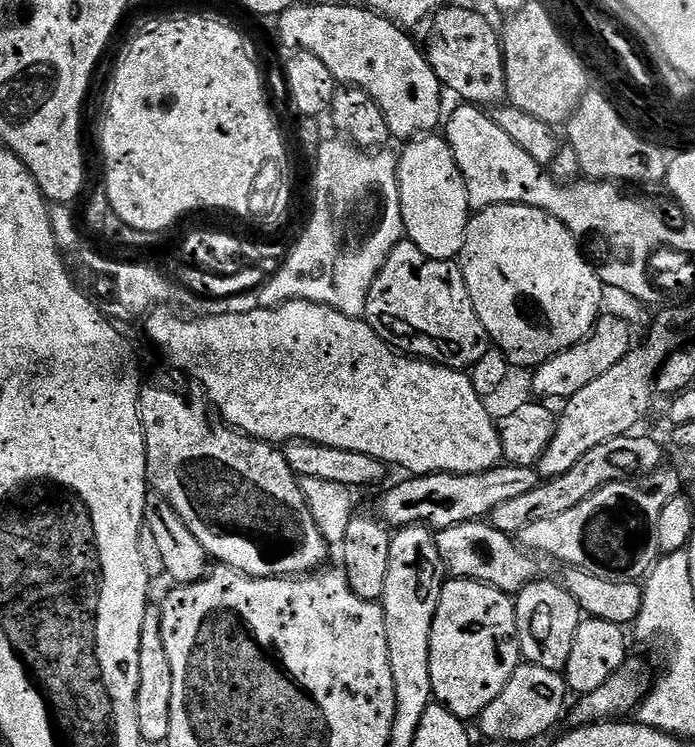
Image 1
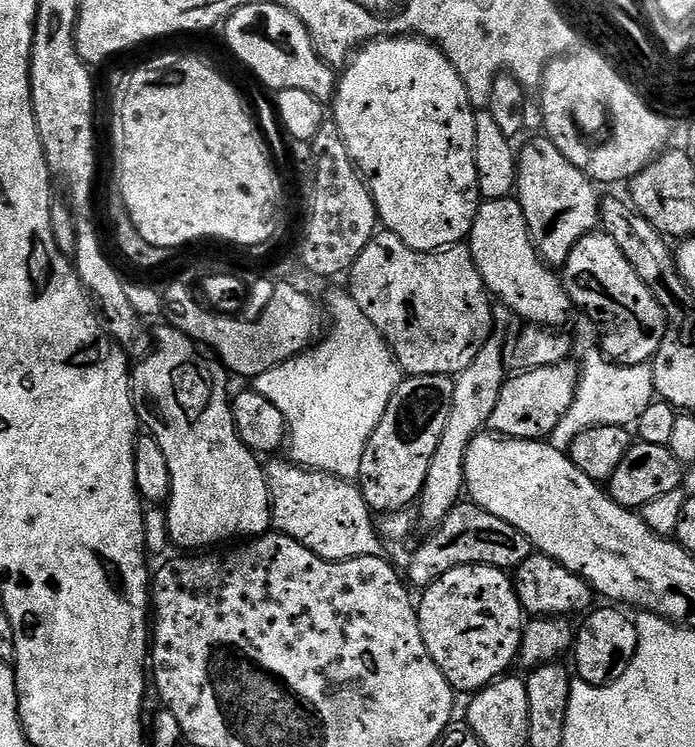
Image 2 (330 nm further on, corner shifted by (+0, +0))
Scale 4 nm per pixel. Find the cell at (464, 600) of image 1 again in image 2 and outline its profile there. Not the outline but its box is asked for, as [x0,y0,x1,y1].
[418,564,526,694]

